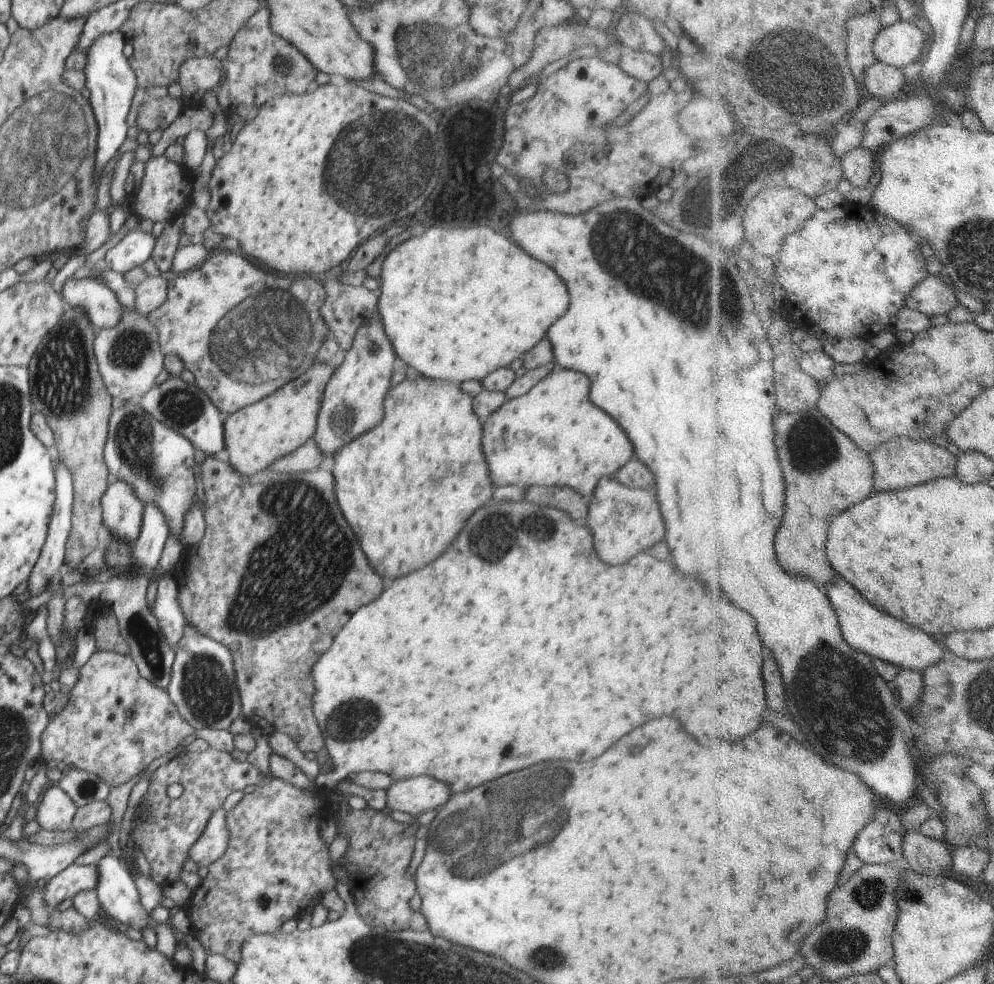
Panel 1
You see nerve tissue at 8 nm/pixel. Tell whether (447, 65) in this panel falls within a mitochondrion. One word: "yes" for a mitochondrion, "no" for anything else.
yes

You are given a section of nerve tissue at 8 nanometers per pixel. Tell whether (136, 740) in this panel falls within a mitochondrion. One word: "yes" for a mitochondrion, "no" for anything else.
yes

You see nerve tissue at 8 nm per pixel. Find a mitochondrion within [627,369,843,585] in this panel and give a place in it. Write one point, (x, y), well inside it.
(812, 448)

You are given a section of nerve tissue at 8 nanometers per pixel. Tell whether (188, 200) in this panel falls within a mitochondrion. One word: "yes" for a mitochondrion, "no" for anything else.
no

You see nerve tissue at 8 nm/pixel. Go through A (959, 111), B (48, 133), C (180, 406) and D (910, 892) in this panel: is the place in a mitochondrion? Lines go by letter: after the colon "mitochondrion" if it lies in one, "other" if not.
A: other
B: mitochondrion
C: mitochondrion
D: mitochondrion

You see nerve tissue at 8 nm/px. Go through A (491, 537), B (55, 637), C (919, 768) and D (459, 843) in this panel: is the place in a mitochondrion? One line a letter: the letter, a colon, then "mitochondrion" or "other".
A: mitochondrion
B: other
C: other
D: mitochondrion

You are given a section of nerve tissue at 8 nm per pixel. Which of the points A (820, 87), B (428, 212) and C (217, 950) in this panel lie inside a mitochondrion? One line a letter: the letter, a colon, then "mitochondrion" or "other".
A: mitochondrion
B: mitochondrion
C: other

